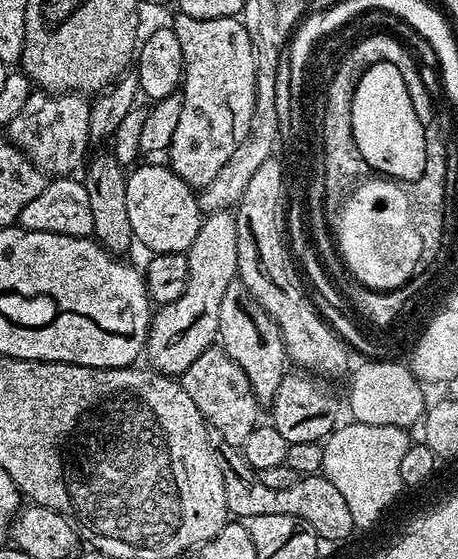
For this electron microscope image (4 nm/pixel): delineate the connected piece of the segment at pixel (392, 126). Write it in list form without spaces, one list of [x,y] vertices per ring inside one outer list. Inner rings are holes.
[[[390,60],[364,69],[350,102],[350,119],[361,161],[367,167],[369,164],[373,173],[391,181],[411,182],[426,170],[426,124],[418,118],[416,102],[410,98],[410,90],[406,90],[406,78]]]

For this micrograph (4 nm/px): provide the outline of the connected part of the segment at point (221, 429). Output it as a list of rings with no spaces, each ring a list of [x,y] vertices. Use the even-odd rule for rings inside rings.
[[[213,346],[198,354],[198,358],[190,362],[190,366],[185,372],[180,373],[178,379],[182,390],[186,390],[194,406],[198,406],[209,429],[217,437],[220,435],[234,450],[240,450],[246,438],[250,437],[251,432],[258,425],[258,419],[256,419],[258,401],[256,395],[252,393],[246,374],[240,367],[225,354],[223,348]]]

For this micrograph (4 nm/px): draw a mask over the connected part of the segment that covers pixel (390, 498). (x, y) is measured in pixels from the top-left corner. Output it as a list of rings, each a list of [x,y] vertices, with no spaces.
[[[351,421],[339,425],[323,443],[322,474],[337,487],[349,507],[353,527],[368,530],[403,491],[401,466],[412,438],[405,427]]]

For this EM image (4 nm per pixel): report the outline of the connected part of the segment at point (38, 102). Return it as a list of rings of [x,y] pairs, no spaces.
[[[36,90],[28,97],[26,106],[22,106],[22,110],[18,110],[18,114],[6,125],[6,135],[35,168],[52,178],[68,178],[78,168],[85,167],[90,149],[91,109],[89,97],[79,92],[49,94]]]

